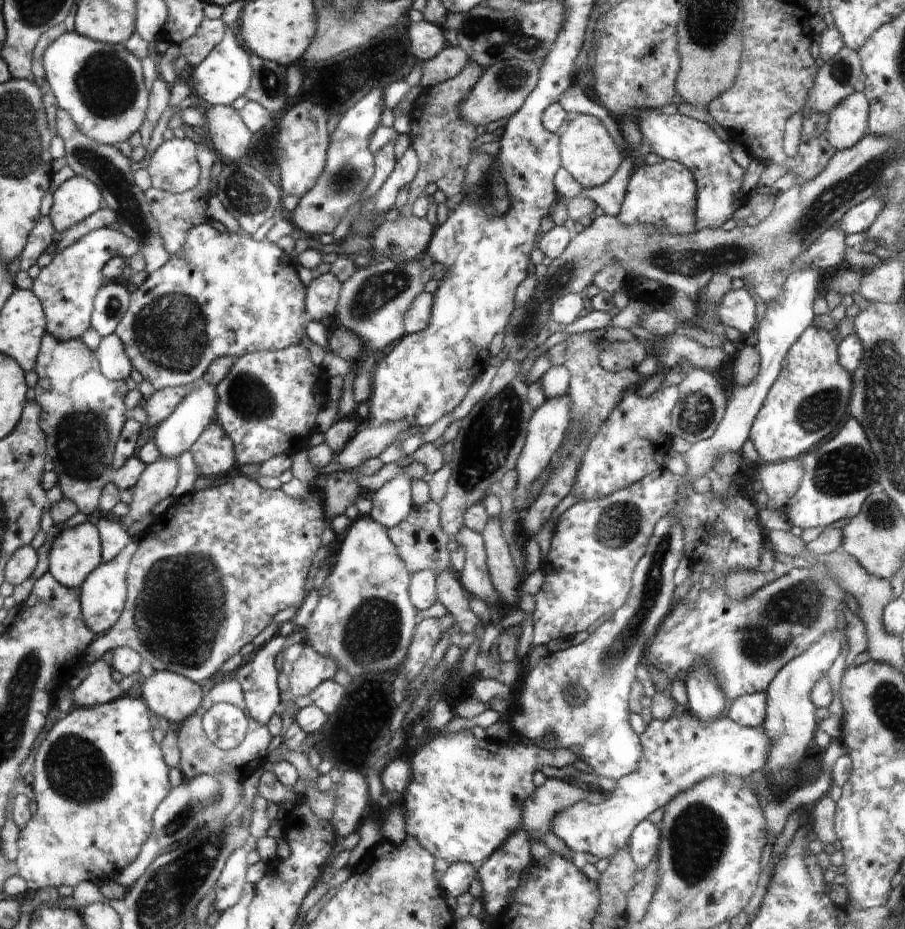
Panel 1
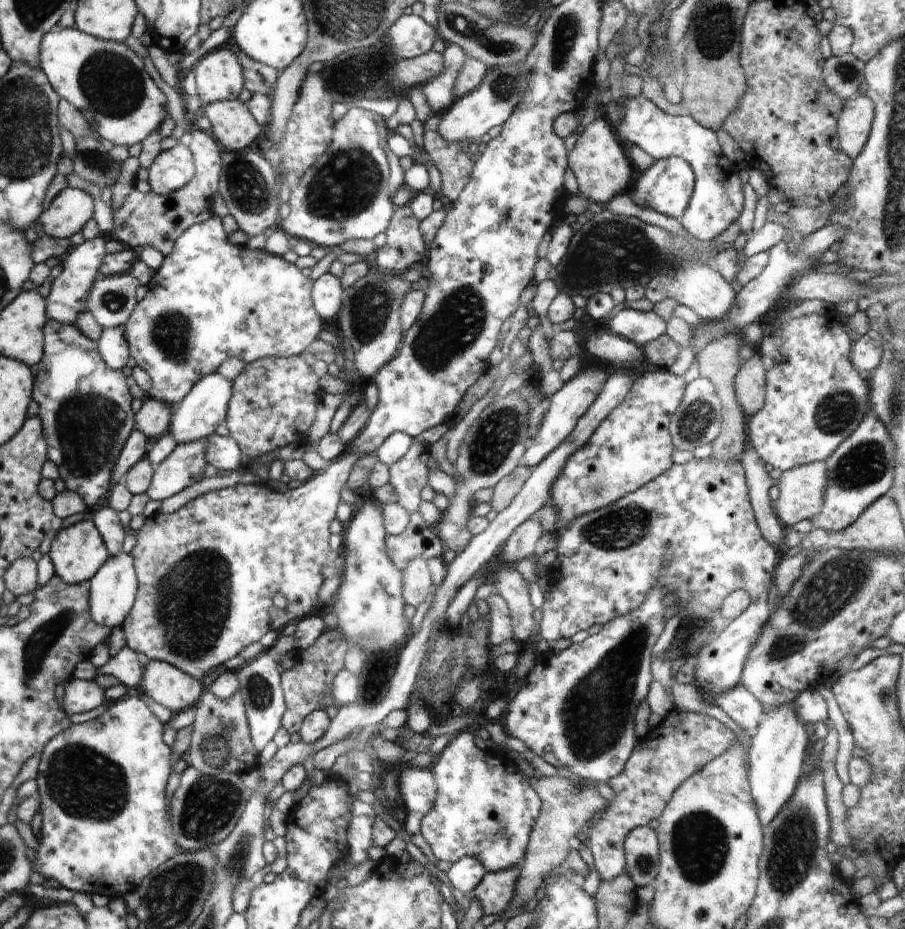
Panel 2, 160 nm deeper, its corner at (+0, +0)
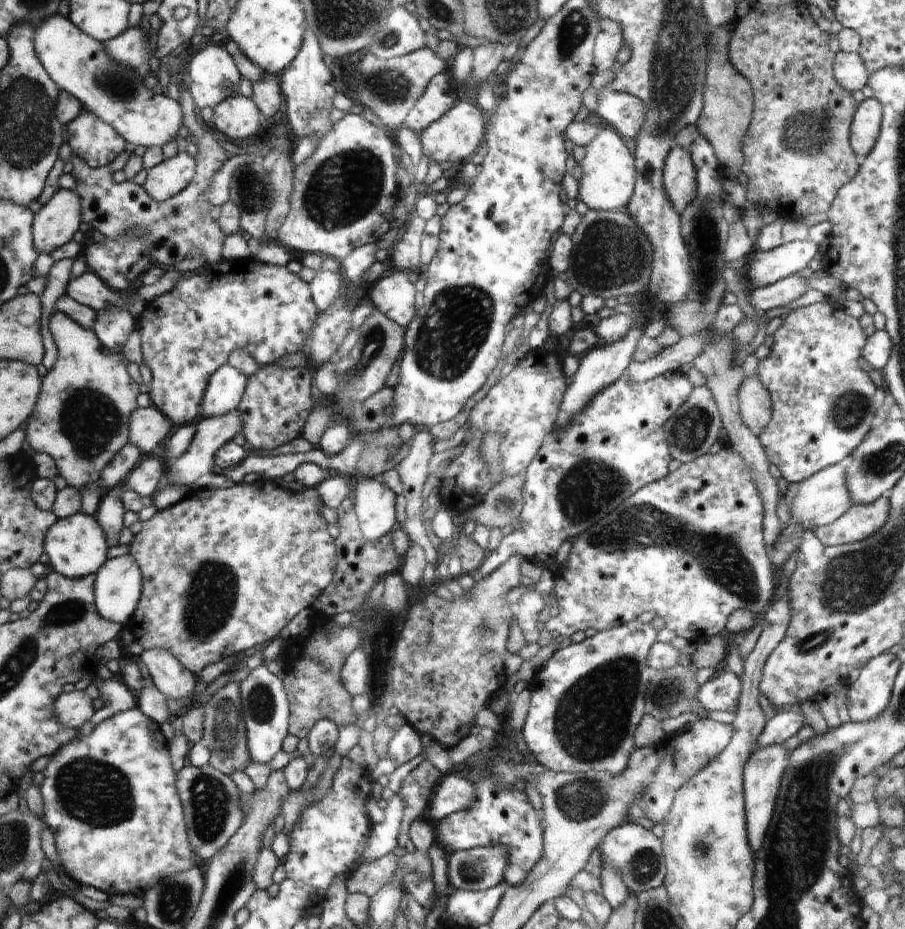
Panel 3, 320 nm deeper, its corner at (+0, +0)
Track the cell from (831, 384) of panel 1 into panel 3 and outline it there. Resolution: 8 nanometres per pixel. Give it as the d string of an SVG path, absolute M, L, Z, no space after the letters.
M818 302L793 310L784 317L784 322L772 338L774 342L770 354L758 362L757 376L770 392L773 410L770 422L758 438L769 465L776 465L782 478L794 485L822 468L848 459L850 452L866 438L874 425L874 408L881 393L868 372L860 366L862 348L867 337L862 332L858 319L846 314L839 303Z

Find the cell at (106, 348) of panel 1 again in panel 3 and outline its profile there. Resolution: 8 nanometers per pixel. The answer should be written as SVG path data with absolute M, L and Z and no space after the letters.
M112 308L97 314L93 332L110 352L122 352L131 333L136 328L136 320L130 312Z

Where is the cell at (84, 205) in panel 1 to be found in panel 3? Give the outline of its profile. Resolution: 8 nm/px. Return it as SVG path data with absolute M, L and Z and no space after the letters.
M59 189L46 204L34 209L33 241L38 253L50 255L73 240L84 221L82 207L76 192Z

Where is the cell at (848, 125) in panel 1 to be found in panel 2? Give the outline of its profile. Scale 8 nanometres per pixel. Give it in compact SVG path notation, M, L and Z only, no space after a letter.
M862 95L845 101L836 122L836 134L840 149L850 159L856 159L864 149L873 121L874 108L868 96Z

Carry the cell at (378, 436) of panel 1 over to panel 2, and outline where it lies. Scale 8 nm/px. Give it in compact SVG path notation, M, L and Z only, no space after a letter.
M348 449L331 462L326 470L315 472L309 480L302 482L301 486L286 490L286 492L270 489L269 485L263 482L236 485L198 496L179 507L176 512L170 514L158 512L146 517L143 526L136 531L136 545L129 552L136 566L138 588L133 610L129 612L128 618L120 626L126 639L126 646L135 653L146 654L150 660L166 661L182 669L182 672L189 673L194 680L207 682L209 680L207 677L211 672L214 672L215 669L223 669L223 664L239 655L244 648L250 648L250 644L258 644L258 641L262 640L262 636L266 636L267 632L286 632L290 624L306 620L307 617L316 614L321 602L319 599L321 588L325 587L326 582L326 572L322 572L322 568L326 568L326 560L332 559L335 555L330 551L330 540L334 540L334 532L330 532L330 528L334 528L334 520L339 520L338 508L342 508L343 504L342 488L348 483L353 468L364 454L366 452L356 452L356 450L350 452Z

